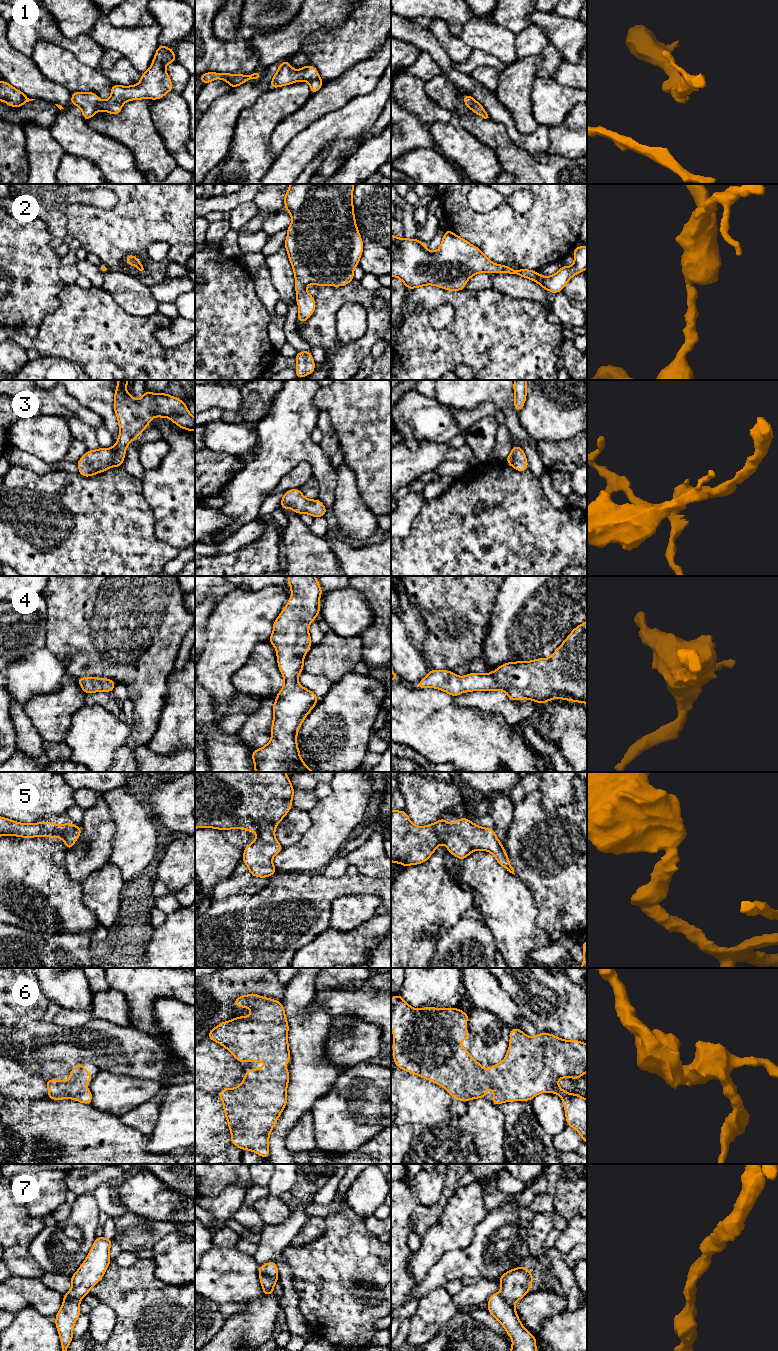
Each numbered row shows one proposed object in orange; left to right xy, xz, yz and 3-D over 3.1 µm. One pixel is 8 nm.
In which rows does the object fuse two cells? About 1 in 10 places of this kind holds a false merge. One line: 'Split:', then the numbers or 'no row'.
Split: no row

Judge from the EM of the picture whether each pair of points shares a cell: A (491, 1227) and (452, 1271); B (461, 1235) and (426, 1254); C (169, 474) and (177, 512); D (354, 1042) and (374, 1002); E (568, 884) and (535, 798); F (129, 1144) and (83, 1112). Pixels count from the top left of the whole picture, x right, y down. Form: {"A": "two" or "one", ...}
{"A": "one", "B": "one", "C": "one", "D": "two", "E": "one", "F": "one"}

